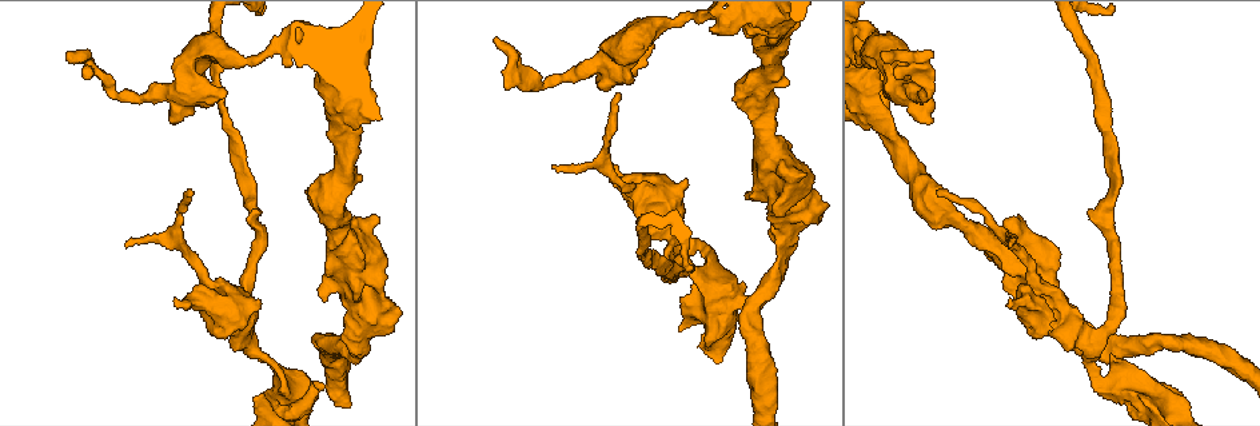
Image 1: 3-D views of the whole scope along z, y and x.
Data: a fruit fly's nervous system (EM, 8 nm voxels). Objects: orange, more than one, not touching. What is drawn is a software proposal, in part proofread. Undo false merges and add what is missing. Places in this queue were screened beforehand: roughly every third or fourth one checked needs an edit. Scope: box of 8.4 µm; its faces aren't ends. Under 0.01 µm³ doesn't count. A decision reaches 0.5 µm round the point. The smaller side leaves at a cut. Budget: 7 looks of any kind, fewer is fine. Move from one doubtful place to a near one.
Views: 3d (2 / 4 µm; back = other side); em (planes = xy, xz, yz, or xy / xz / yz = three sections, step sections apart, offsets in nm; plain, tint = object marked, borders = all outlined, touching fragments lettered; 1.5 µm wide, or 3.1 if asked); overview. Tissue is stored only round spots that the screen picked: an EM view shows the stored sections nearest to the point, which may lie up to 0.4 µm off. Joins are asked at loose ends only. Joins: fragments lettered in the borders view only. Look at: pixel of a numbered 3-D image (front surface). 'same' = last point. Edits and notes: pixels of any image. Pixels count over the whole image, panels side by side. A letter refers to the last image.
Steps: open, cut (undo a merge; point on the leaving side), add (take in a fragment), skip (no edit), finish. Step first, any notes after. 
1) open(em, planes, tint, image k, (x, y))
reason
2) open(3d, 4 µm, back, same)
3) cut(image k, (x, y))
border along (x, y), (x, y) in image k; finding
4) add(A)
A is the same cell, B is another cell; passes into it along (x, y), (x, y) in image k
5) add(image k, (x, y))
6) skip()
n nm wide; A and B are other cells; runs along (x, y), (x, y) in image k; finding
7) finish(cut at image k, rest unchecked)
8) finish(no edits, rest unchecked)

open(em, planes, borders, image 1, (84, 75))
branch stops here

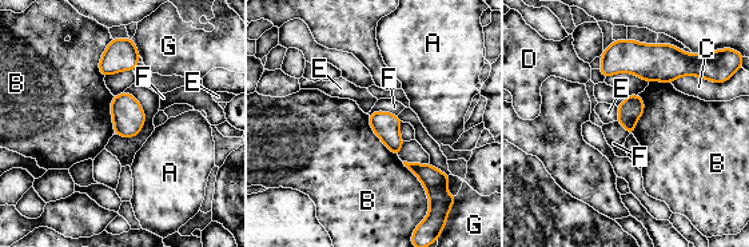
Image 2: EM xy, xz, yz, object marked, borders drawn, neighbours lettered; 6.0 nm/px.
skip()
150 nm wide; A, B, C, D, E, F and G are other cells; border along (367, 115), (373, 132), (398, 158) in image 2; no lettered fragment goes on from it

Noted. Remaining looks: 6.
open(3d, 2 µm, image 1, (200, 73))
stops while still wide

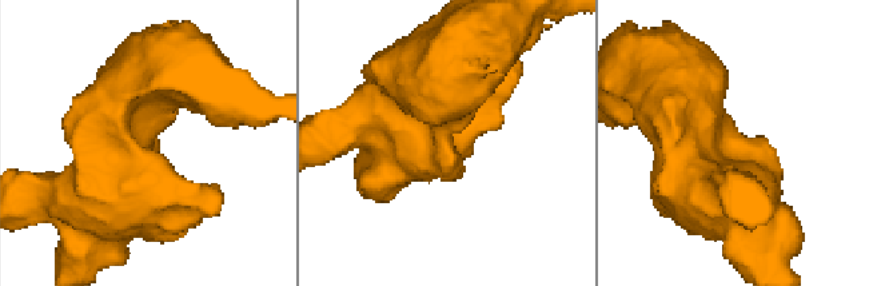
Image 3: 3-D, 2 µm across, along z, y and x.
open(em, planes, borders, image 3, (455, 167))
need the tissue

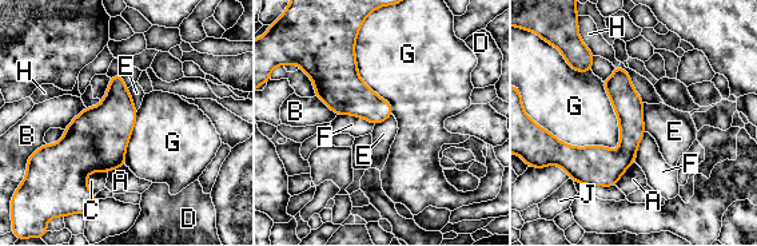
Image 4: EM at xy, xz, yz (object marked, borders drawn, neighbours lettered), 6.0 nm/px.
skip()
A, B, C, D, E, F, G, H and J are other cells; no lettered fragment goes on from it

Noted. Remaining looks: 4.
open(em, planes, borders, image 1, (1041, 337))
free end

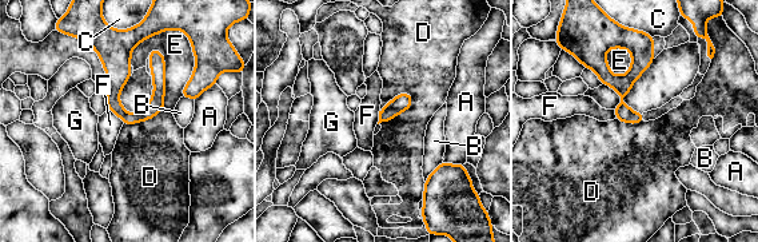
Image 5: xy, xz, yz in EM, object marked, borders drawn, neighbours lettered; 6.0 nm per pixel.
skip()
A, B, C, D, E, F and G are other cells; runs along (122, 40), (114, 104), (132, 120) in image 5; no lettered fragment goes on from it

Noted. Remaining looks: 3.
finish(no edits, rest unchecked)

